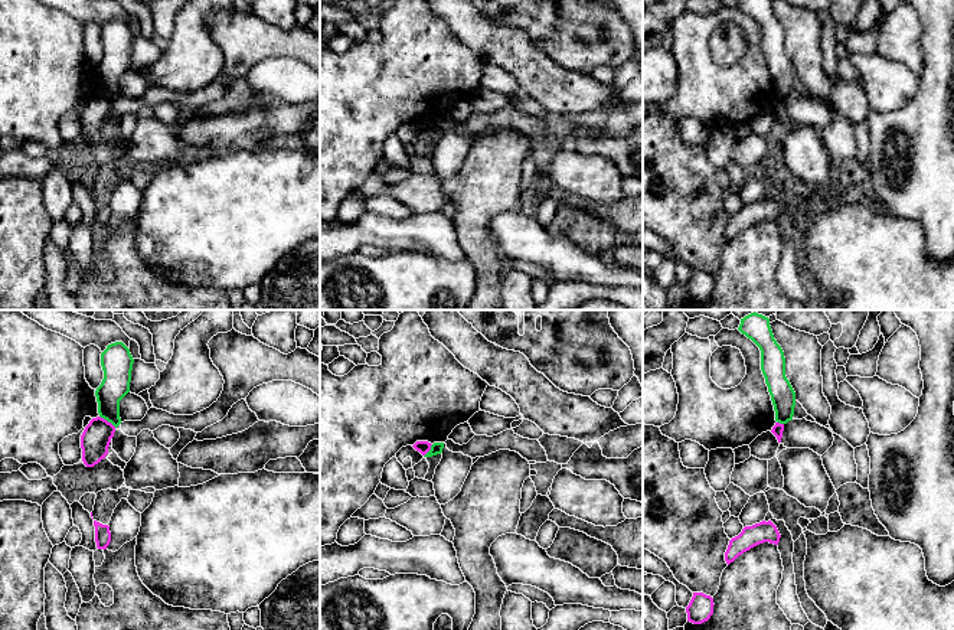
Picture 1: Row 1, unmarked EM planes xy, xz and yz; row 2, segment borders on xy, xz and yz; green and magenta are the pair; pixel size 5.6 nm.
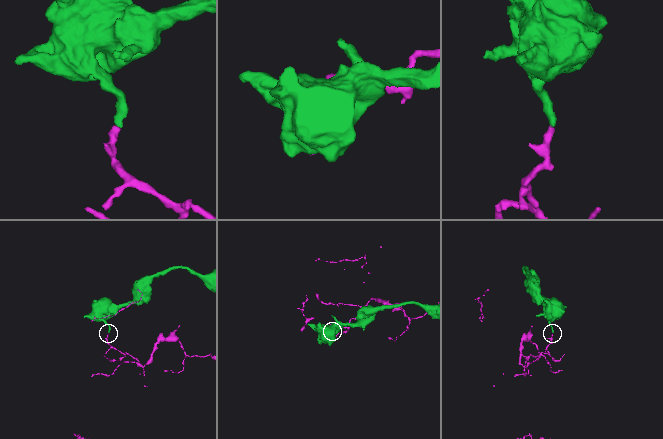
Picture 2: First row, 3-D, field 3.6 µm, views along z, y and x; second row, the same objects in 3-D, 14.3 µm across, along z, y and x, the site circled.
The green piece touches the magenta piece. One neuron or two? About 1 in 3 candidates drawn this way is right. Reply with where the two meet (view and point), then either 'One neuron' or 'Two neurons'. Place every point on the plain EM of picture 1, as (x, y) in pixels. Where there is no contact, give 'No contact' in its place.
Touches green at xy (108, 98). Two neurons

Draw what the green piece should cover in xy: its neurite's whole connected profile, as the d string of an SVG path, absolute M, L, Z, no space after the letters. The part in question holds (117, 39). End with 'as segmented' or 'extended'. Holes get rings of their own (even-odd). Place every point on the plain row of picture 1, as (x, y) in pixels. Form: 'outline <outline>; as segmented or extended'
outline M122 19L107 23L101 30L104 56L95 68L98 91L115 105L121 101L120 78L130 69L134 36Z; as segmented

